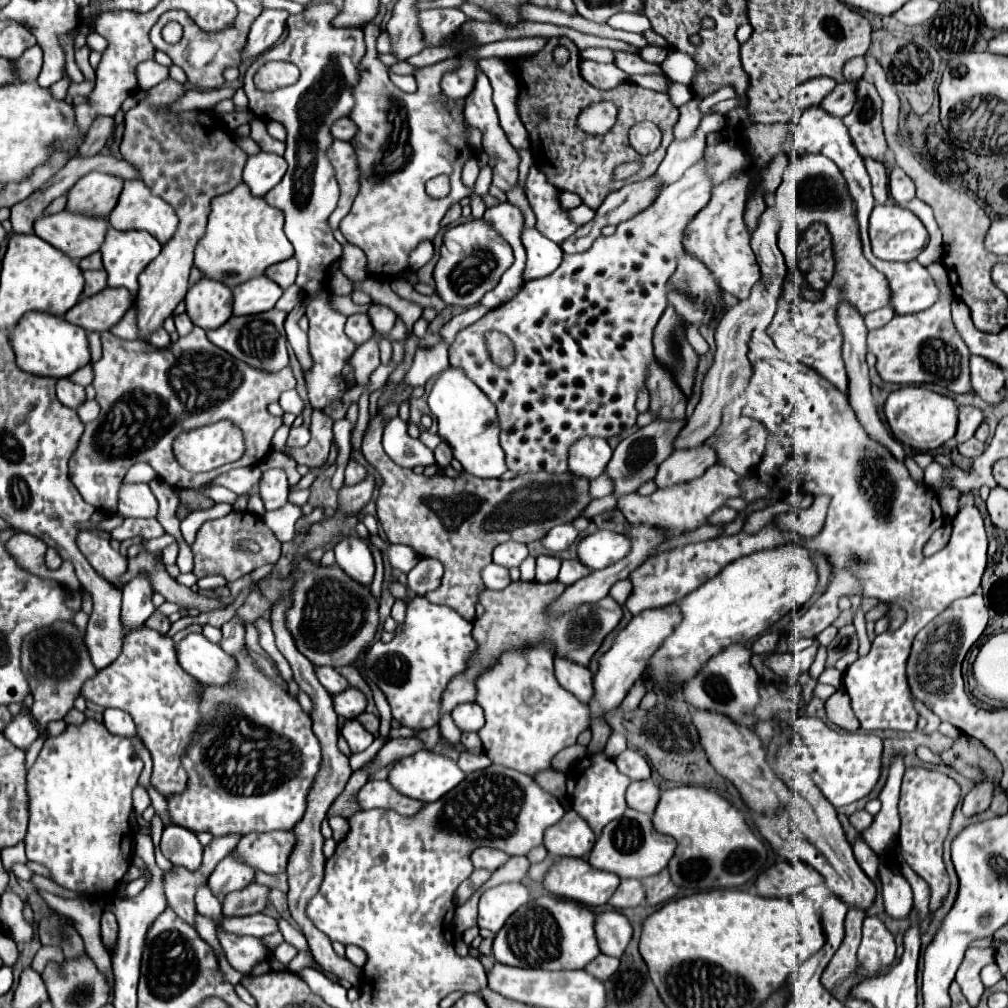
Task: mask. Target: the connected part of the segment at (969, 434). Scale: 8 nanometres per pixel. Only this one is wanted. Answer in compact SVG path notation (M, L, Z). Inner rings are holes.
M961 406L959 408L959 426L957 426L955 440L961 444L961 442L967 442L969 438L973 438L975 430L979 428L981 422L983 422L983 414L981 414L979 408L975 408L975 406Z

